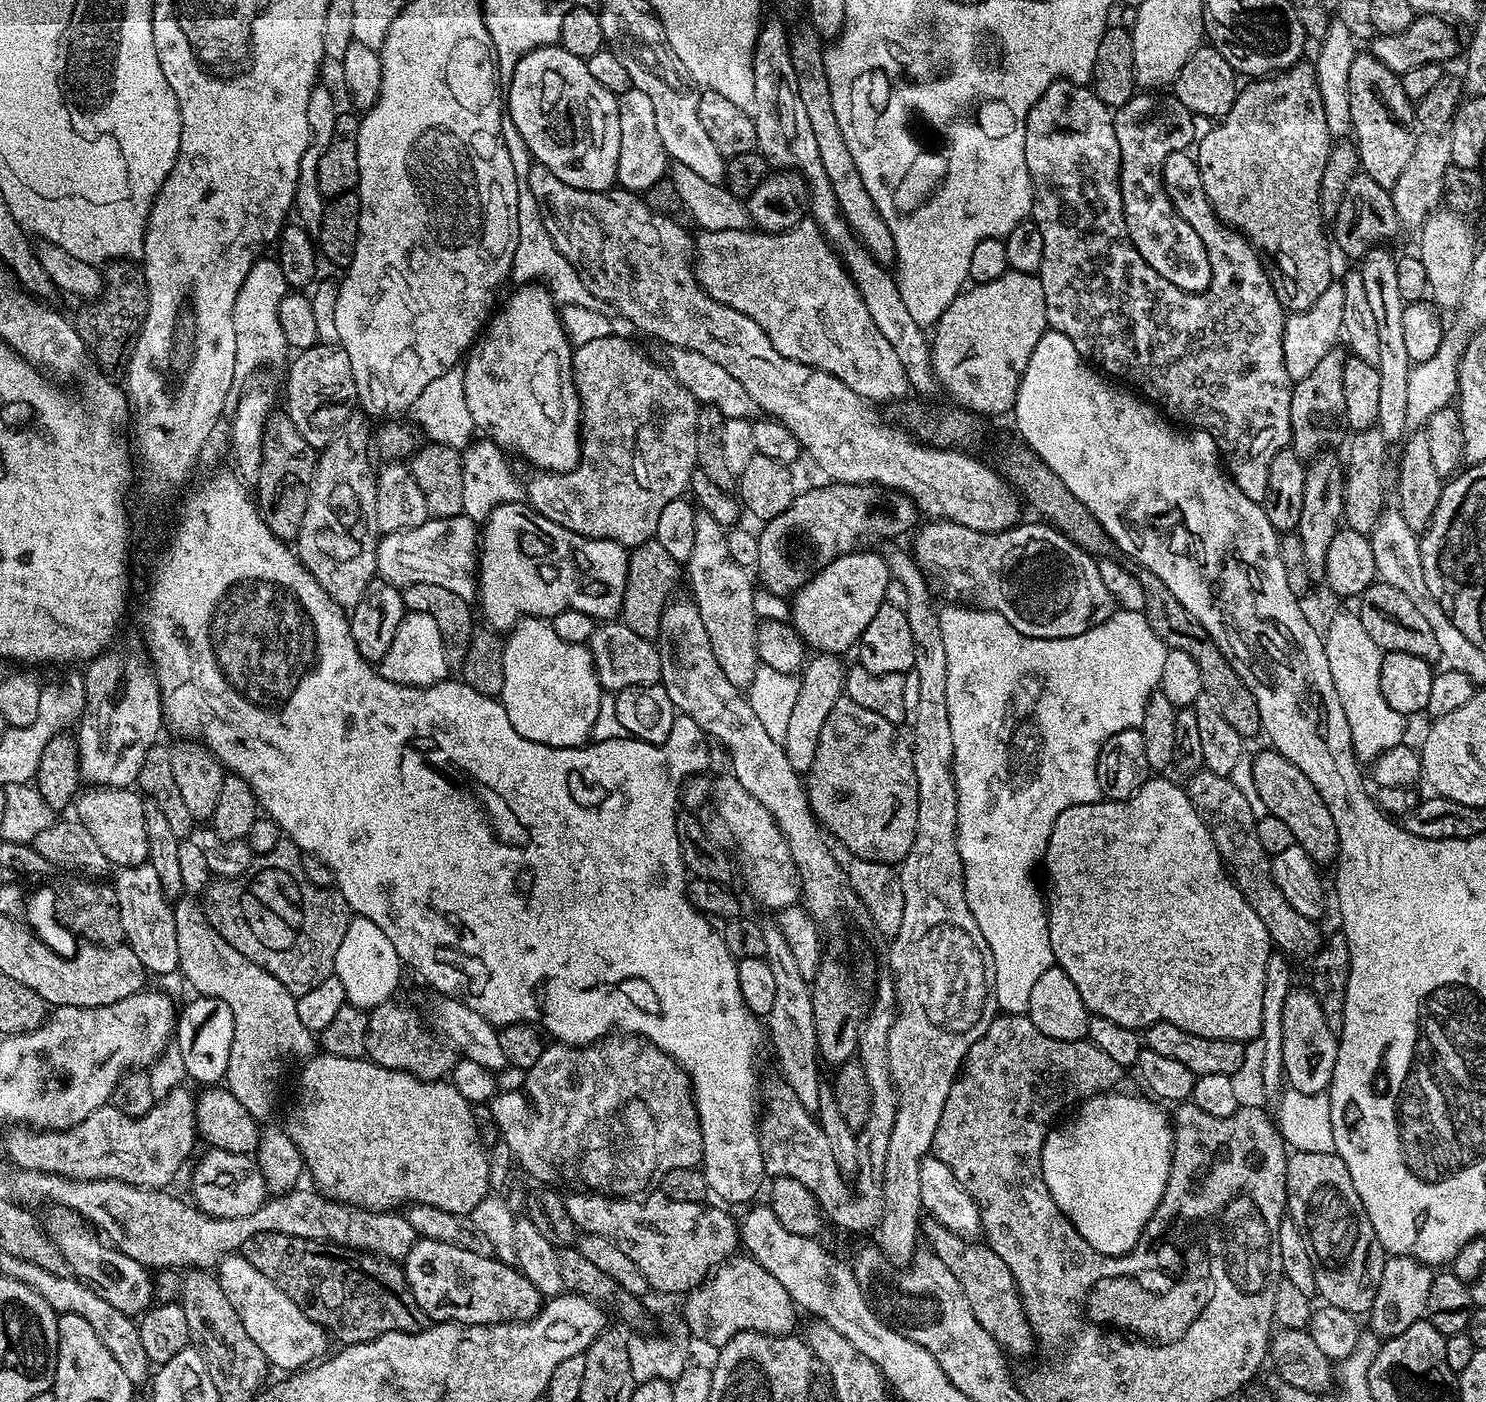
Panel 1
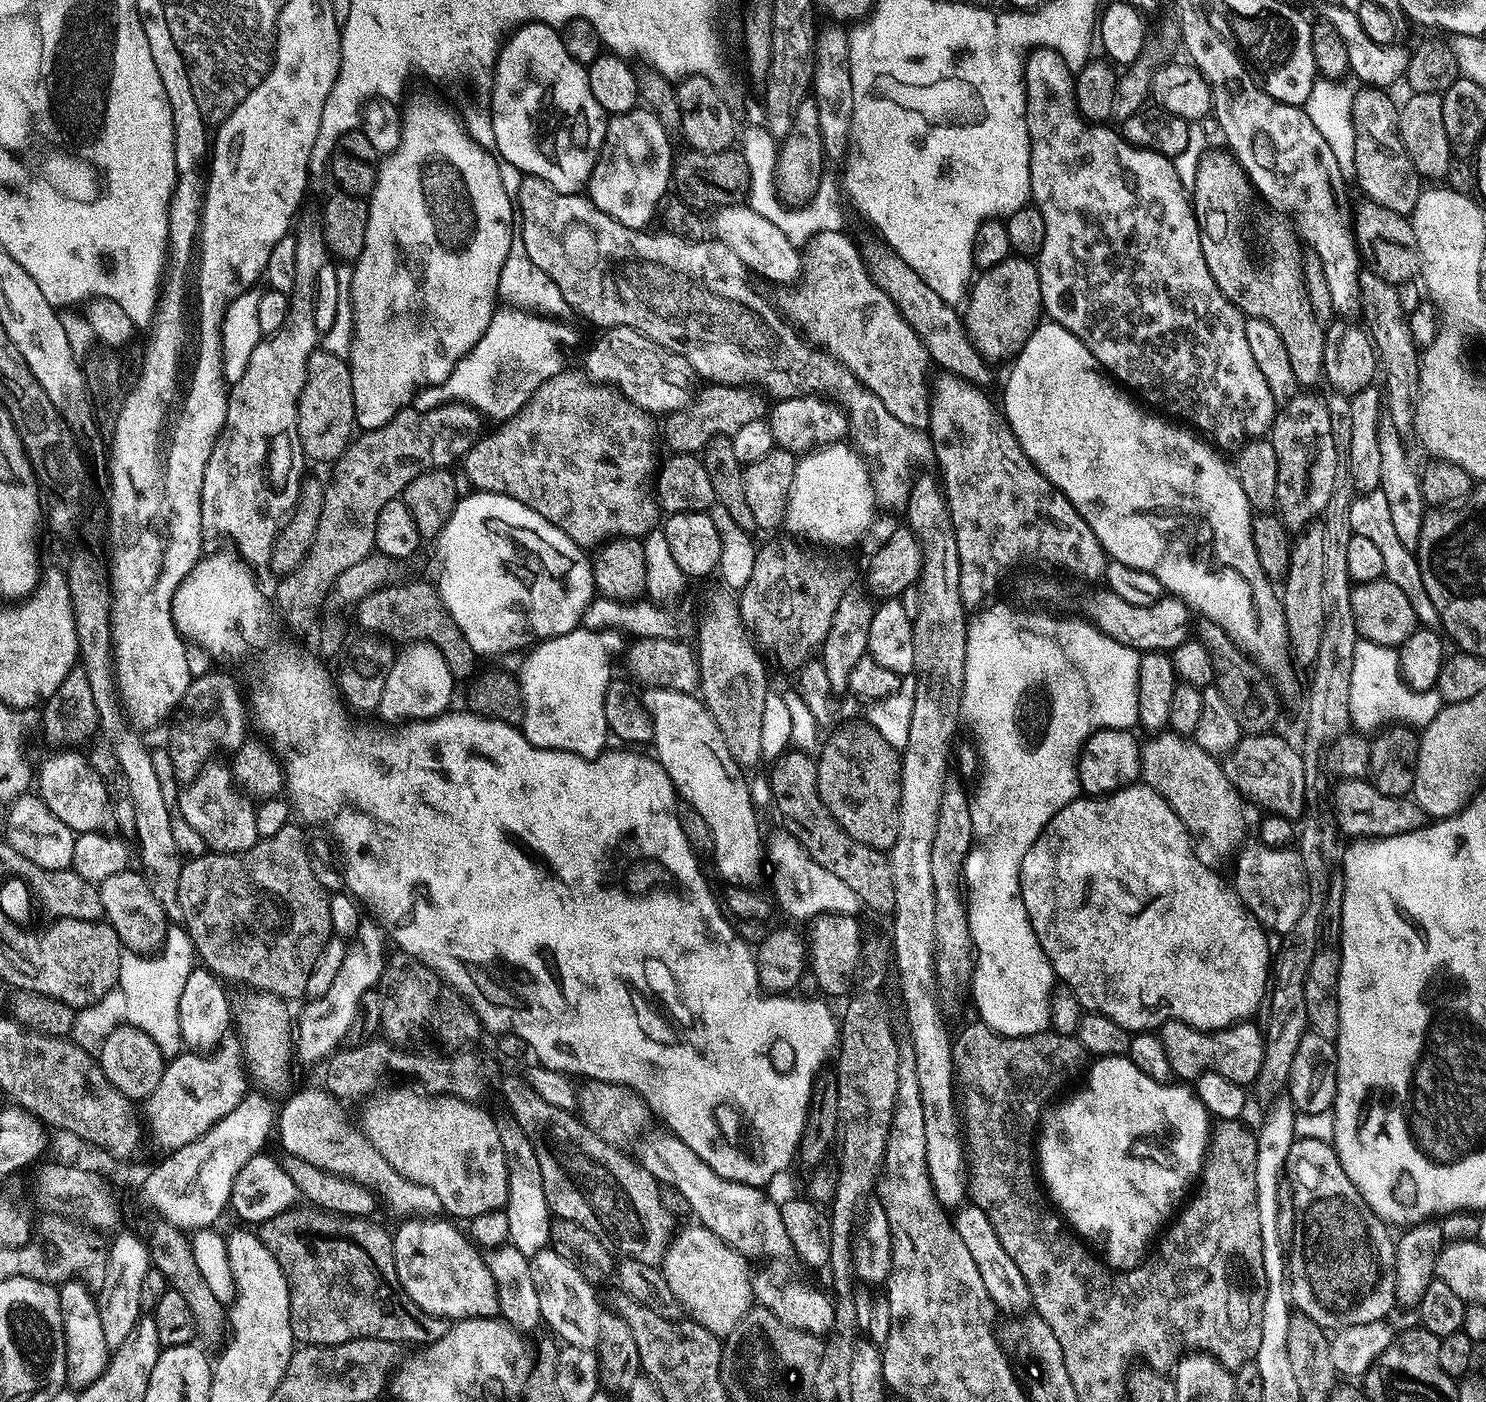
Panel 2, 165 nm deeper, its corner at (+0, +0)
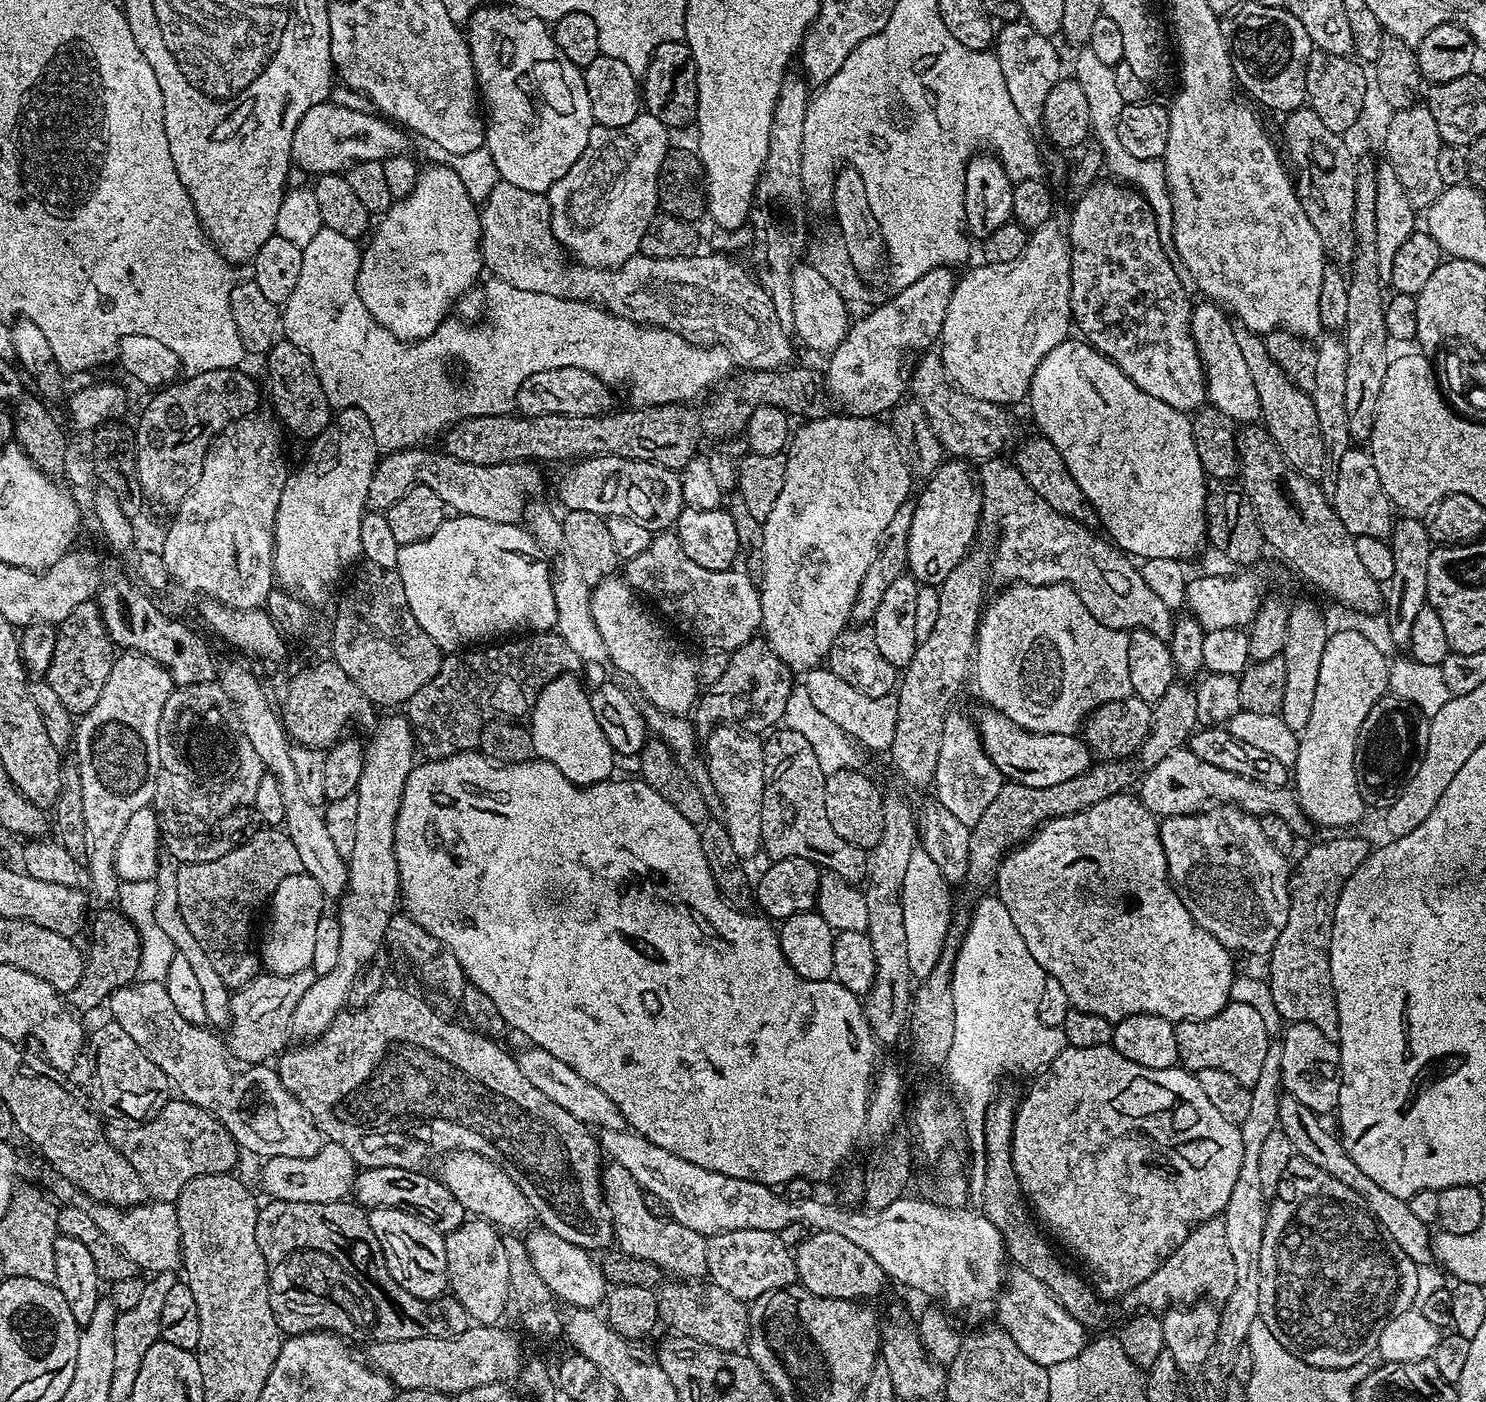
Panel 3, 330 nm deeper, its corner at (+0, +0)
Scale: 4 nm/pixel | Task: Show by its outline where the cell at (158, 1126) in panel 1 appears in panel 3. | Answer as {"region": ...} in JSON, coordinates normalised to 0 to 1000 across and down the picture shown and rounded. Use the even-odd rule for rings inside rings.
{"region":[[[205,689],[201,695],[194,696],[173,695],[168,702],[157,707],[153,715],[156,726],[152,736],[154,751],[167,760],[182,757],[182,753],[188,754],[195,745],[198,718],[201,718],[203,709],[209,706],[213,698],[209,690]]]}

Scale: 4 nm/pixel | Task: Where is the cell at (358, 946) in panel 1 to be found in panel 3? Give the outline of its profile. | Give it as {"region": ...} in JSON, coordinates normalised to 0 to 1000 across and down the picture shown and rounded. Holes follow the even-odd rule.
{"region":[[[204,621],[187,629],[187,635],[184,635],[180,648],[180,663],[178,665],[178,671],[174,673],[174,681],[181,694],[194,696],[205,690],[206,675],[211,672],[211,663],[214,663],[215,654],[219,650],[218,645],[219,640],[217,632]]]}

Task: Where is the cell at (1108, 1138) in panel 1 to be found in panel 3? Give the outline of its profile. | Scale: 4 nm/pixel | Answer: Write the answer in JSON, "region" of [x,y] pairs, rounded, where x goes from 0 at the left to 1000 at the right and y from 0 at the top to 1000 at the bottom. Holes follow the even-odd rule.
{"region":[[[748,745],[716,748],[715,752],[712,752],[712,755],[709,755],[709,757],[707,757],[694,772],[694,777],[683,791],[684,800],[681,807],[681,831],[686,848],[689,850],[689,855],[692,857],[694,864],[703,874],[705,872],[708,875],[707,881],[711,885],[713,884],[717,889],[722,890],[729,898],[730,903],[735,907],[734,915],[741,925],[761,922],[769,914],[771,914],[777,906],[781,904],[781,900],[790,891],[795,889],[803,876],[811,873],[812,870],[818,870],[823,865],[825,857],[828,857],[833,835],[836,835],[836,809],[834,804],[825,800],[825,797],[820,795],[820,791],[812,784],[809,775],[806,775],[804,767],[799,762],[792,760],[785,763],[774,763],[771,760],[766,760],[766,757],[760,757],[760,755],[755,755],[755,752],[752,752]]]}

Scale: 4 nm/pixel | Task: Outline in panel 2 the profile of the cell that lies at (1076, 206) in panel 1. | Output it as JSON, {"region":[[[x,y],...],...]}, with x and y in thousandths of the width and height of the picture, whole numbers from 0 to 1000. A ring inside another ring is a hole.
{"region":[[[696,34],[692,36],[689,44],[689,72],[690,73],[689,83],[693,98],[693,143],[699,148],[701,158],[704,158],[704,173],[701,173],[701,178],[697,186],[697,190],[700,199],[700,215],[704,225],[705,224],[705,228],[720,235],[720,238],[723,238],[732,248],[738,260],[745,267],[753,272],[757,277],[764,280],[768,286],[773,285],[770,287],[775,289],[776,292],[797,301],[799,301],[802,297],[801,302],[808,309],[816,307],[815,313],[822,320],[826,320],[828,317],[834,317],[841,312],[850,312],[855,306],[860,289],[850,270],[849,265],[847,262],[847,259],[844,257],[844,253],[842,252],[841,247],[839,246],[837,223],[824,212],[822,207],[820,207],[814,195],[814,190],[812,190],[812,184],[809,181],[808,162],[805,160],[804,150],[799,140],[798,133],[794,129],[791,116],[787,112],[775,108],[773,106],[764,105],[760,100],[757,100],[752,92],[750,94],[750,92],[746,91],[748,90],[730,87],[724,78],[723,61],[722,49],[719,49],[715,39],[712,39],[709,34]]]}

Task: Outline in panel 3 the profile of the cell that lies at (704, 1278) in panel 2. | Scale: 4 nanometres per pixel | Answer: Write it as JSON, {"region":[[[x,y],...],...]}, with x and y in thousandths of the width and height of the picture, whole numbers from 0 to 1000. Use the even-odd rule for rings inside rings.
{"region":[[[410,830],[405,836],[405,847],[406,858],[409,860],[409,867],[412,868],[413,884],[417,892],[430,899],[440,900],[445,908],[450,909],[450,907],[452,909],[450,911],[457,912],[460,914],[468,914],[476,908],[474,882],[458,874],[455,870],[437,866],[433,857],[433,848],[421,832]]]}

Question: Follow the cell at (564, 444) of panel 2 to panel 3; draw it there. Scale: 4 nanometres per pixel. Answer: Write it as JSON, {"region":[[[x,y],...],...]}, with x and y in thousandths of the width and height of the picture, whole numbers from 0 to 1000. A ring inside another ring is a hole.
{"region":[[[288,318],[272,320],[255,326],[248,350],[248,362],[260,364],[273,352],[275,348],[283,345],[289,347],[289,350],[292,350],[305,366],[327,369],[336,374],[347,374],[352,372],[352,368],[353,370],[355,353],[363,345],[363,337],[360,332],[358,330],[319,332],[302,325],[299,321],[290,322]]]}

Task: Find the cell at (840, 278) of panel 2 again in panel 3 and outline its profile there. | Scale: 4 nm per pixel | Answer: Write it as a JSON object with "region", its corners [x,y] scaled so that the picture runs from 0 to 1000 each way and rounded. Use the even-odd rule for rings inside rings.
{"region":[[[622,252],[616,257],[612,265],[612,280],[620,290],[620,292],[623,292],[629,310],[631,310],[631,315],[639,326],[662,330],[672,326],[675,320],[682,319],[684,300],[678,295],[680,293],[678,290],[647,280],[635,266],[635,259],[632,253]]]}

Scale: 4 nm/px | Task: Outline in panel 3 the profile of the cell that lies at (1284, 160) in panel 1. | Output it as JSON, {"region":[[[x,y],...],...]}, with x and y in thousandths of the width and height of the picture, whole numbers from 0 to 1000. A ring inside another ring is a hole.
{"region":[[[834,233],[832,234],[832,240],[833,248],[836,250],[836,255],[841,263],[841,270],[844,270],[844,278],[847,278],[850,305],[856,310],[857,315],[871,337],[881,341],[888,341],[892,334],[892,321],[882,282],[872,276],[857,255],[853,254],[851,243],[846,238]]]}

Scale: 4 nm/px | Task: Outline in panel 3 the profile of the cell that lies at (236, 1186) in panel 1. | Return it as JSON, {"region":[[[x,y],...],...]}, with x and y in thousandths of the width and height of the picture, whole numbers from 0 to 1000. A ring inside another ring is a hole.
{"region":[[[219,815],[211,826],[181,825],[175,833],[175,845],[184,856],[192,857],[225,857],[231,856],[238,850],[241,837],[238,825],[229,816]]]}

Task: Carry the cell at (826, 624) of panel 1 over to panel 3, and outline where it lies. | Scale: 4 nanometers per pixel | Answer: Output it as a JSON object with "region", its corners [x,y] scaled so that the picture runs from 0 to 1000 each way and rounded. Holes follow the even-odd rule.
{"region":[[[646,327],[636,327],[635,331],[624,343],[624,345],[618,351],[615,357],[615,371],[612,372],[612,385],[611,387],[610,407],[619,417],[631,418],[647,401],[647,398],[655,390],[654,384],[657,382],[657,375],[661,372],[661,357],[659,356],[659,346],[657,340],[651,334],[652,332]]]}

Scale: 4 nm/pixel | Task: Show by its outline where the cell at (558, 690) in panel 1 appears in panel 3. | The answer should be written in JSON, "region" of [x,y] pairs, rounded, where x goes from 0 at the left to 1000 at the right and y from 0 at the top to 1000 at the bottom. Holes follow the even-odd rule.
{"region":[[[380,481],[373,484],[361,496],[361,503],[357,509],[357,521],[363,541],[376,546],[384,558],[395,561],[404,559],[413,553],[413,537],[410,529],[408,529],[408,524],[405,524],[405,518],[402,518],[402,512],[400,512],[396,491],[390,489],[389,483]]]}

